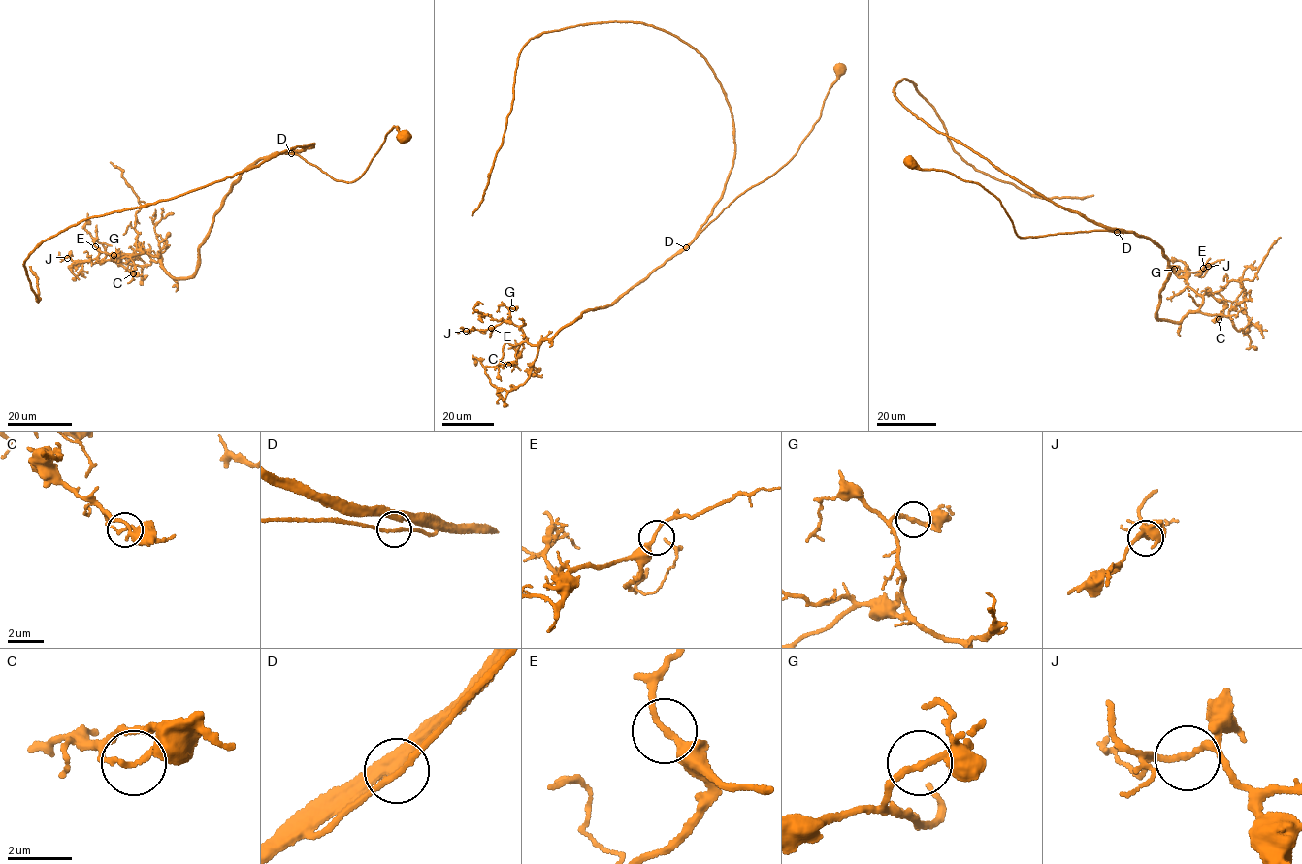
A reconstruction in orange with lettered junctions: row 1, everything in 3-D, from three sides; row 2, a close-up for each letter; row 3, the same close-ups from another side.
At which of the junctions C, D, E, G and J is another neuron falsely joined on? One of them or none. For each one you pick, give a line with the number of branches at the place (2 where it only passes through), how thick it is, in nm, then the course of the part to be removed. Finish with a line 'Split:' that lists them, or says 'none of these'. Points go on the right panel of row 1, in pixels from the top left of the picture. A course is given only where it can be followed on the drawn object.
Split: none of these

